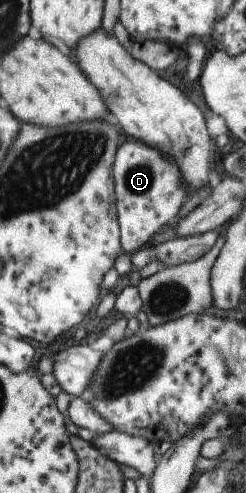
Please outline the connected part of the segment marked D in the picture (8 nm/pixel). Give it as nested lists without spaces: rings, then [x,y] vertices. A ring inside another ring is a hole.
[[[135,139],[121,145],[114,175],[123,249],[131,255],[151,246],[152,238],[159,233],[161,227],[177,219],[183,205],[191,199],[190,187],[186,186],[186,181],[182,178],[182,169],[169,154]]]

